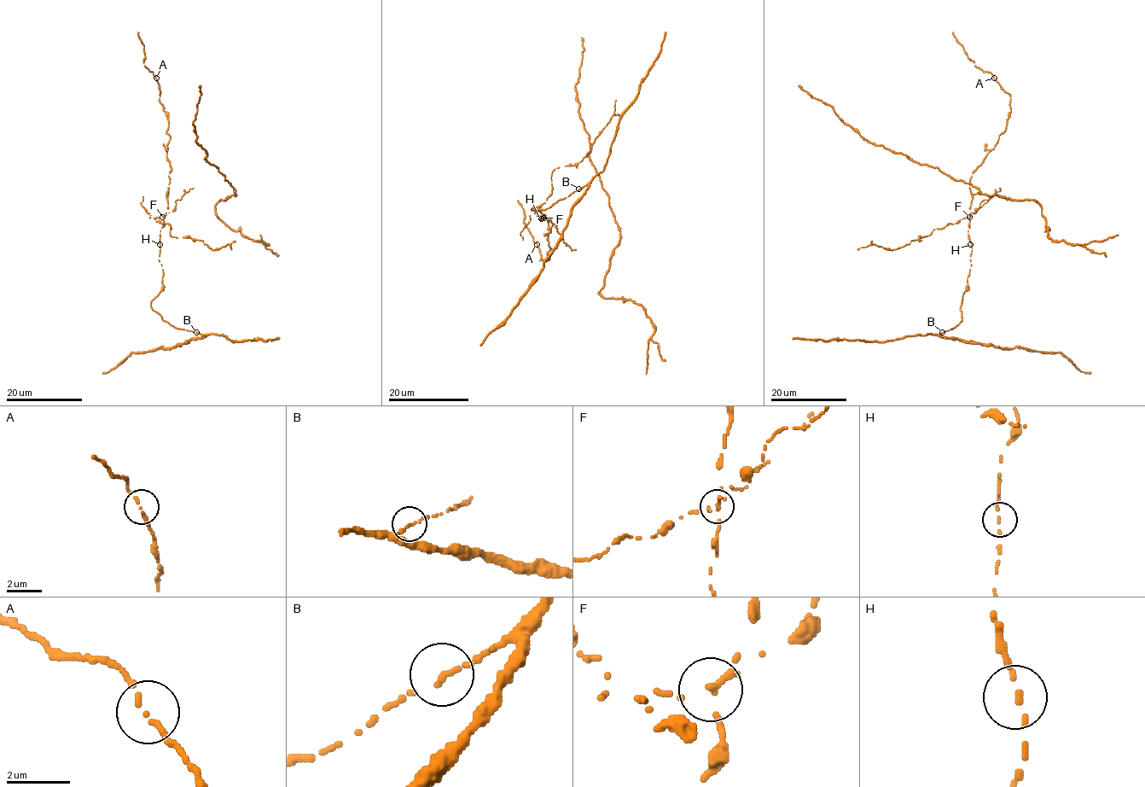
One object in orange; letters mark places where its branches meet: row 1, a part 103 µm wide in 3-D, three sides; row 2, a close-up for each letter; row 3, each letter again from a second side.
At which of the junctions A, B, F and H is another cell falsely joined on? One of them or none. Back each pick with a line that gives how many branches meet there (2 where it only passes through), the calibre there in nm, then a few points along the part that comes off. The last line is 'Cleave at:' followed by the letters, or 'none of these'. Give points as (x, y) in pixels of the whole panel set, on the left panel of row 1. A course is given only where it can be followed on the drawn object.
F: branches 2; calibre 150 nm; course (163, 217), (154, 218), (171, 226), (171, 236), (202, 241), (215, 250), (229, 244), (231, 249)
Cleave at: F

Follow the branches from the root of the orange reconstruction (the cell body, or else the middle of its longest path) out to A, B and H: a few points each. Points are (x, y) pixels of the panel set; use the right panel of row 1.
A: (969, 225), (973, 198), (969, 179), (994, 148), (1010, 112), (1010, 96), (994, 78)
B: (969, 225), (967, 235), (972, 253), (967, 289), (960, 307), (961, 320), (953, 329), (942, 332)
H: (969, 225), (967, 235), (970, 244)

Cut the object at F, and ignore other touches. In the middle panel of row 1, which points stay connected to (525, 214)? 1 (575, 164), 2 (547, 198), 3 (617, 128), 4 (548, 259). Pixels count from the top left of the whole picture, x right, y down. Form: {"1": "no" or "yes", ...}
{"1": "no", "2": "no", "3": "yes", "4": "yes"}

